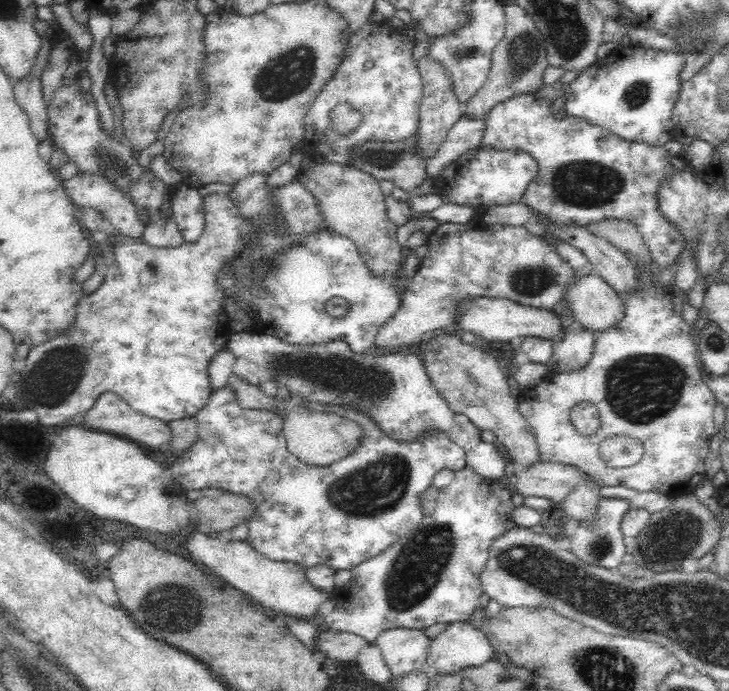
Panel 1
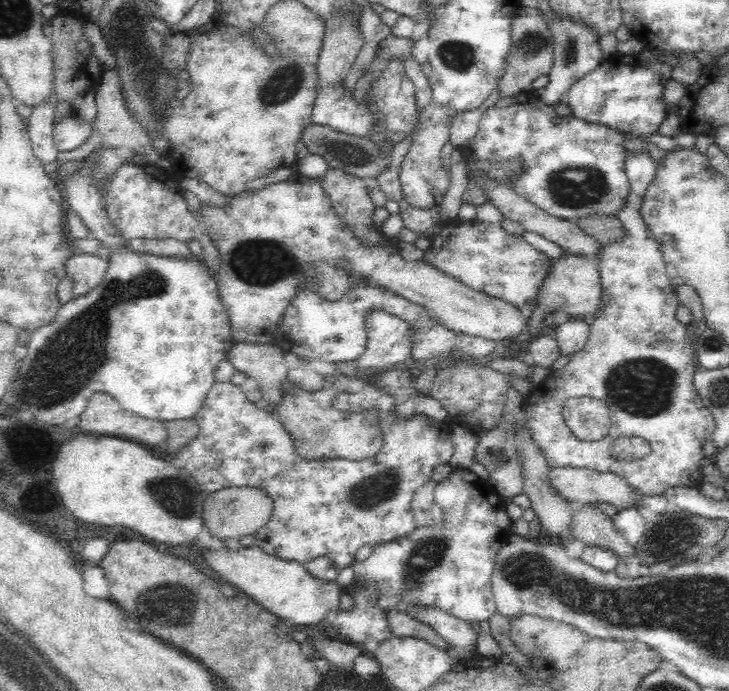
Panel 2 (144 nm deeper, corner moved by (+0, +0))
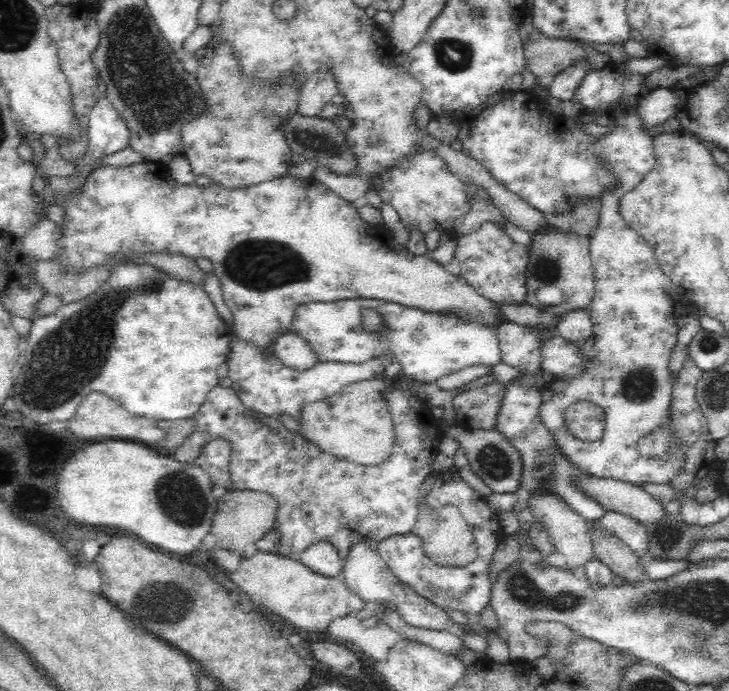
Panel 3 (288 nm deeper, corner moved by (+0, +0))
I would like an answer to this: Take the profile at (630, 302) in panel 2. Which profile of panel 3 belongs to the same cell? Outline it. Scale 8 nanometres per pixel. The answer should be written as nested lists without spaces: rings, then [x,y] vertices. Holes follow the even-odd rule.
[[[638,110],[624,114],[624,112],[610,112],[608,116],[612,116],[612,124],[610,124],[610,134],[604,134],[602,138],[596,138],[596,150],[598,156],[604,158],[606,166],[610,166],[610,174],[618,180],[618,186],[614,190],[608,190],[606,194],[602,194],[602,198],[598,198],[596,206],[600,204],[600,218],[598,218],[598,228],[594,230],[594,234],[590,236],[590,258],[594,262],[594,274],[596,274],[596,294],[592,304],[588,306],[588,314],[594,322],[594,336],[596,336],[596,346],[594,352],[596,356],[588,362],[584,362],[584,372],[580,372],[574,378],[554,378],[552,382],[548,382],[546,386],[540,388],[542,392],[542,404],[540,404],[540,420],[546,426],[546,430],[550,430],[550,434],[556,440],[556,446],[560,448],[560,452],[572,462],[572,466],[576,466],[576,470],[580,474],[588,474],[594,478],[614,478],[620,482],[630,482],[630,484],[670,484],[674,480],[676,474],[680,474],[682,464],[686,462],[686,454],[682,444],[678,442],[678,438],[672,436],[672,446],[670,450],[660,456],[660,458],[644,458],[640,456],[636,442],[644,436],[648,436],[650,432],[668,426],[670,424],[670,406],[672,406],[672,388],[674,388],[674,376],[670,372],[670,356],[678,344],[678,318],[682,312],[674,312],[682,300],[682,294],[674,288],[674,284],[670,282],[670,278],[664,274],[664,270],[660,268],[656,254],[652,250],[652,246],[630,226],[624,224],[622,216],[620,216],[620,202],[622,198],[632,192],[642,178],[654,170],[656,166],[656,156],[654,156],[654,138],[644,132],[642,128],[642,120],[638,116]],[[574,402],[594,402],[598,406],[604,408],[604,416],[606,416],[606,426],[604,426],[604,434],[600,440],[596,442],[582,442],[578,440],[574,434],[568,432],[566,424],[564,424],[564,412],[570,404]]]

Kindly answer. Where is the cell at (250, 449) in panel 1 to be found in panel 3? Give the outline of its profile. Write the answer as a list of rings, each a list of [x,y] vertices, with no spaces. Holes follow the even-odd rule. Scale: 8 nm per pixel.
[[[392,384],[392,388],[380,394],[384,396],[388,404],[396,438],[394,438],[390,456],[382,464],[376,464],[376,466],[360,466],[354,462],[338,460],[336,456],[322,452],[314,442],[310,442],[302,434],[290,432],[278,418],[264,416],[246,408],[240,402],[238,392],[224,386],[214,386],[208,392],[208,398],[204,400],[200,412],[194,416],[198,424],[196,430],[180,448],[176,448],[176,454],[172,458],[178,462],[192,464],[208,442],[214,442],[216,438],[228,440],[230,488],[268,492],[280,504],[278,520],[274,522],[274,530],[278,530],[282,536],[280,546],[278,546],[278,556],[300,560],[300,554],[304,554],[310,544],[316,544],[320,540],[330,540],[334,548],[338,548],[338,554],[342,562],[346,564],[350,548],[354,548],[360,540],[382,542],[392,536],[406,536],[414,530],[418,522],[418,496],[422,492],[424,480],[430,476],[430,472],[434,472],[432,470],[434,458],[442,452],[440,444],[444,440],[444,432],[440,428],[440,420],[434,416],[432,406],[420,400],[410,388],[404,388],[400,384]]]

